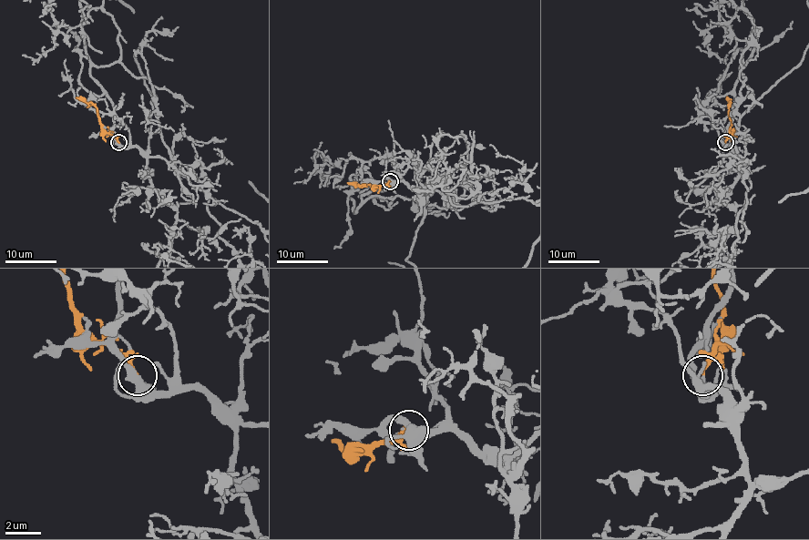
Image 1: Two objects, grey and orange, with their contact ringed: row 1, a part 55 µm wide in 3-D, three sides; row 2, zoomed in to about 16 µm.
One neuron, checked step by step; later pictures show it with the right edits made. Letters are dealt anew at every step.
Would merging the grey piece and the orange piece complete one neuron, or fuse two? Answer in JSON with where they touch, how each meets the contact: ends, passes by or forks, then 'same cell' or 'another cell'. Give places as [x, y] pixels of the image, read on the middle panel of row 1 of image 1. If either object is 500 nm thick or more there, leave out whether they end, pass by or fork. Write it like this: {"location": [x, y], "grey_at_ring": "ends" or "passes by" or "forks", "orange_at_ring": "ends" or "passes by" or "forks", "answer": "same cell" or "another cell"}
{"location": [390, 181], "grey_at_ring": "passes by", "orange_at_ring": "ends", "answer": "another cell"}

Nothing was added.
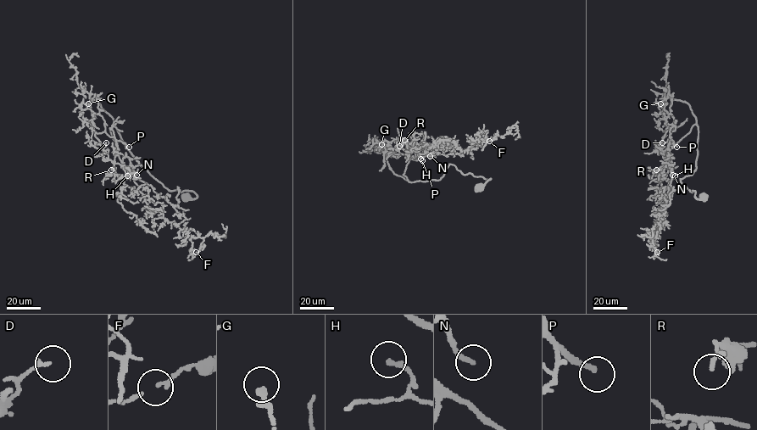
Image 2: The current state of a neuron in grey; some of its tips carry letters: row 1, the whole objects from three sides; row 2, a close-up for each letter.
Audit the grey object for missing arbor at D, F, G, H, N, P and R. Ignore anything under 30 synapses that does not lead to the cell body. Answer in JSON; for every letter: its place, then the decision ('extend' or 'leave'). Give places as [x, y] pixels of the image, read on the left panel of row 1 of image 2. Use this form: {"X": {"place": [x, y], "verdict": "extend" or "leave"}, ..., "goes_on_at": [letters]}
{"D": {"place": [106, 142], "verdict": "leave"}, "F": {"place": [196, 252], "verdict": "leave"}, "G": {"place": [88, 103], "verdict": "leave"}, "H": {"place": [127, 175], "verdict": "leave"}, "N": {"place": [136, 175], "verdict": "extend"}, "P": {"place": [129, 147], "verdict": "extend"}, "R": {"place": [111, 170], "verdict": "leave"}, "goes_on_at": ["N", "P"]}

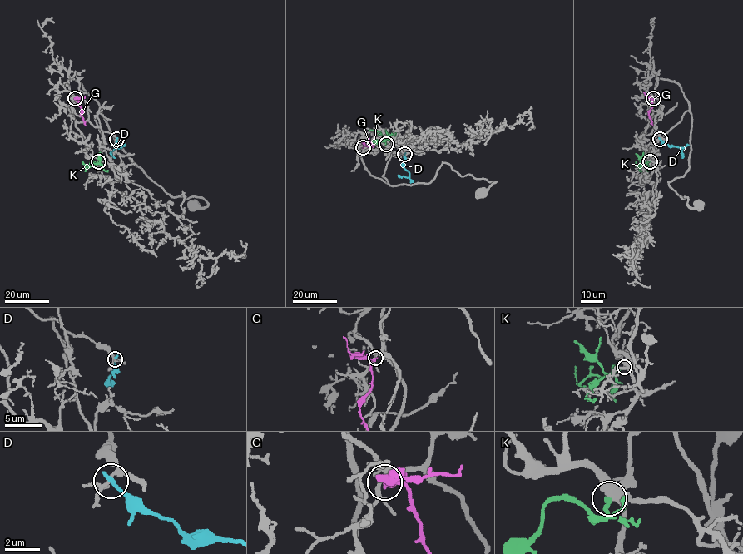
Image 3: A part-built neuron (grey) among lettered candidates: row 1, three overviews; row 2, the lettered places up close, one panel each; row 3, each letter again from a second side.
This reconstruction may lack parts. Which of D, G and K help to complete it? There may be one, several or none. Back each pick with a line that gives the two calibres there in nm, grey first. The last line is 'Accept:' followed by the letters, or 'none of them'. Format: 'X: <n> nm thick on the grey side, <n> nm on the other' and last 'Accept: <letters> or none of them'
K: 650 nm thick on the grey side, 240 nm on the other
Accept: K

